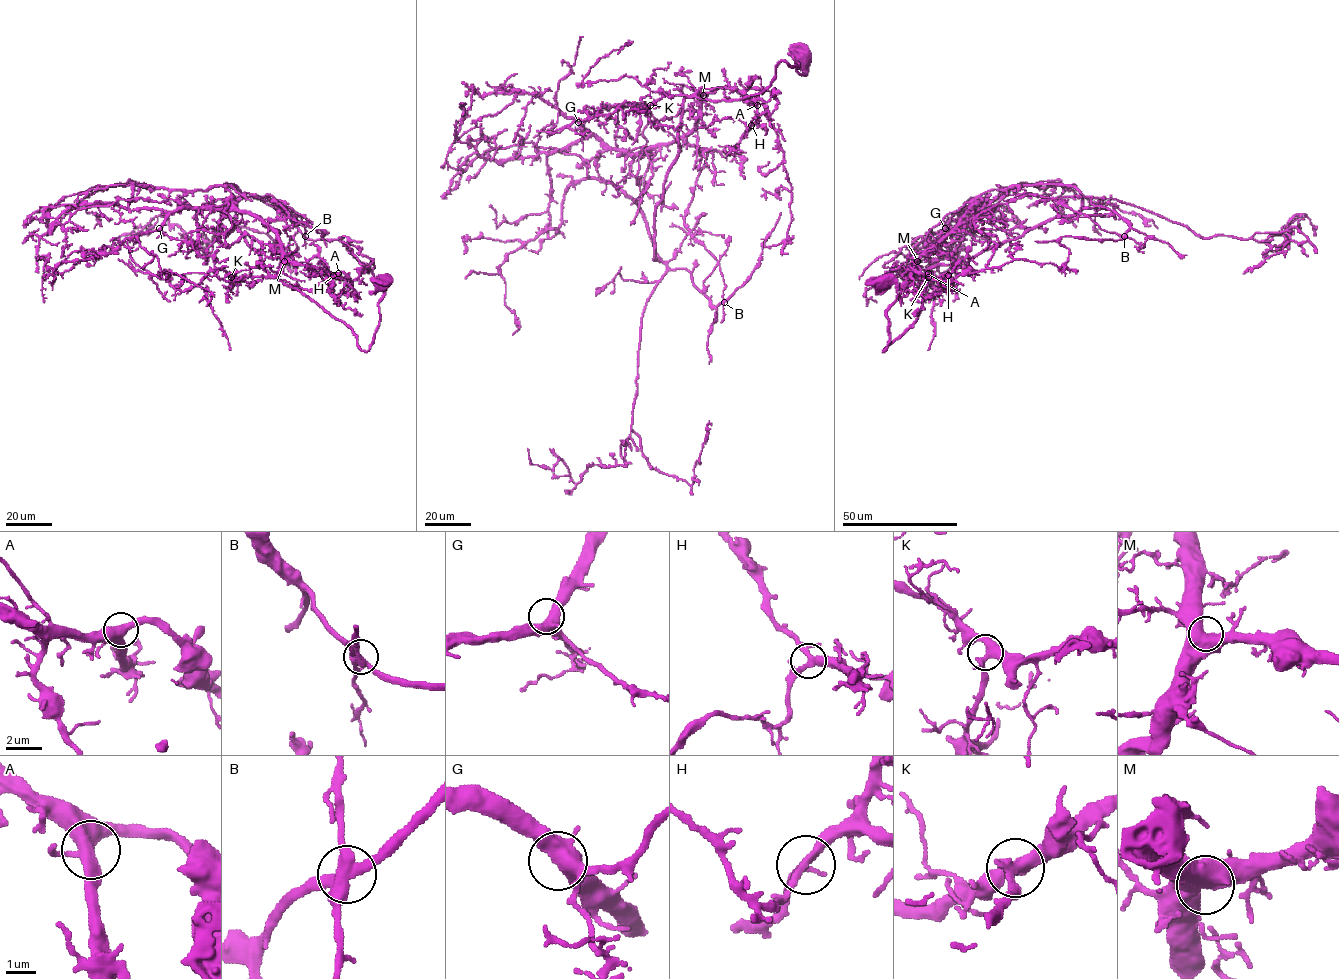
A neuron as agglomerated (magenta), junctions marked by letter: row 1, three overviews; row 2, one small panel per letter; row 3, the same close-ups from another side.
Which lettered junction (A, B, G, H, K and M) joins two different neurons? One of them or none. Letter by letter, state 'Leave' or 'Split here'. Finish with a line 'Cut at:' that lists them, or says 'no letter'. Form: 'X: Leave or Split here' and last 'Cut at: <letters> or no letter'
A: Leave
B: Leave
G: Leave
H: Leave
K: Leave
M: Leave
Cut at: no letter

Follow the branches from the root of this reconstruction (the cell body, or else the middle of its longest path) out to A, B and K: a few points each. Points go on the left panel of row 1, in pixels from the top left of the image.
A: (384, 280), (379, 326), (373, 343), (363, 351), (343, 322), (276, 277), (287, 262), (338, 273)
B: (384, 280), (363, 351), (276, 277), (282, 244), (268, 223), (288, 214), (268, 195), (301, 216), (305, 236)
K: (384, 280), (379, 326), (373, 343), (363, 351), (347, 326), (295, 289), (276, 278), (231, 277)

